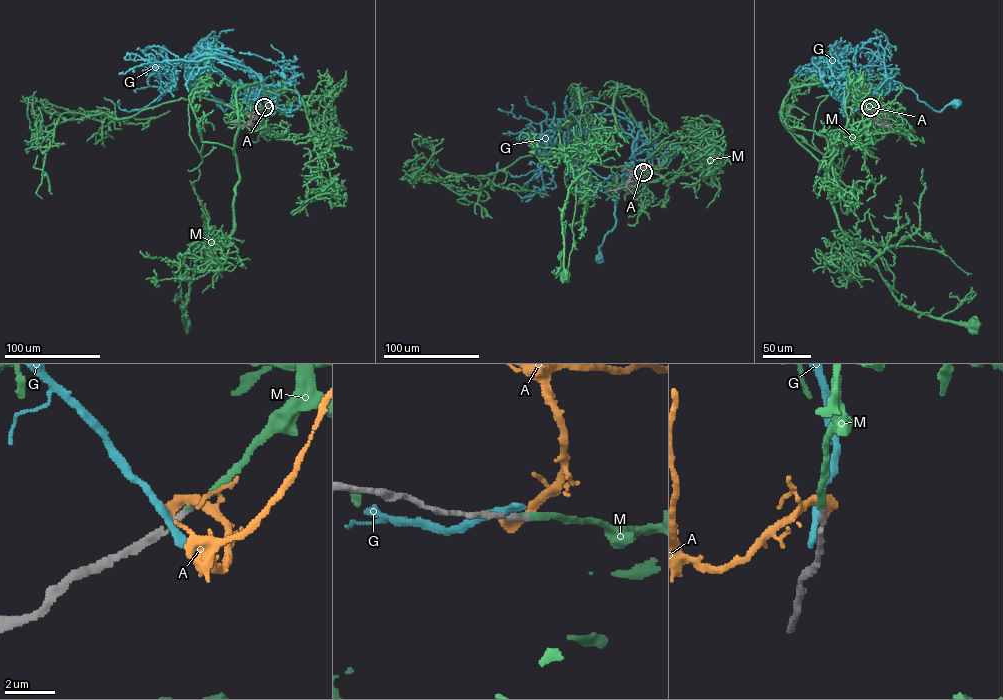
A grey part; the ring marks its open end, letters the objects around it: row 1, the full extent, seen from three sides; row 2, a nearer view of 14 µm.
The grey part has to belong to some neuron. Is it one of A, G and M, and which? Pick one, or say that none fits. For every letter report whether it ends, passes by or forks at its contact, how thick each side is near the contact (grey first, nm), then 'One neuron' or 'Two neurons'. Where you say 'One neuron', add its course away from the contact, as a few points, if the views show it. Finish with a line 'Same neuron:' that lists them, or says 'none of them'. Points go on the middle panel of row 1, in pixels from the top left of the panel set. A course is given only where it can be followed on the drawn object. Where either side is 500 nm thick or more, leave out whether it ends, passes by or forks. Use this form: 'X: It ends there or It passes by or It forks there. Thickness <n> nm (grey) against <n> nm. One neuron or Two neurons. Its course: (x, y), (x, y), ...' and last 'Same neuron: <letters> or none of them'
A: Thickness 300 nm (grey) against 500 nm. Two neurons
G: It ends there. Thickness 340 nm (grey) against 400 nm. Two neurons
M: It ends there. Thickness 280 nm (grey) against 240 nm. One neuron. Its course: (643, 172), (666, 158), (616, 82), (612, 144), (579, 170), (569, 166), (566, 275)
Same neuron: M

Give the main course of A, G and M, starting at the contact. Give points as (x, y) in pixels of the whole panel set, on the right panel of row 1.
A: (870, 107), (865, 109), (864, 89), (859, 85)
G: (870, 107), (870, 99), (865, 97), (891, 80), (911, 89), (917, 99), (936, 110), (957, 103)
M: (870, 107), (854, 88), (806, 84), (780, 120), (821, 164), (838, 225), (865, 238), (896, 299), (973, 325)

